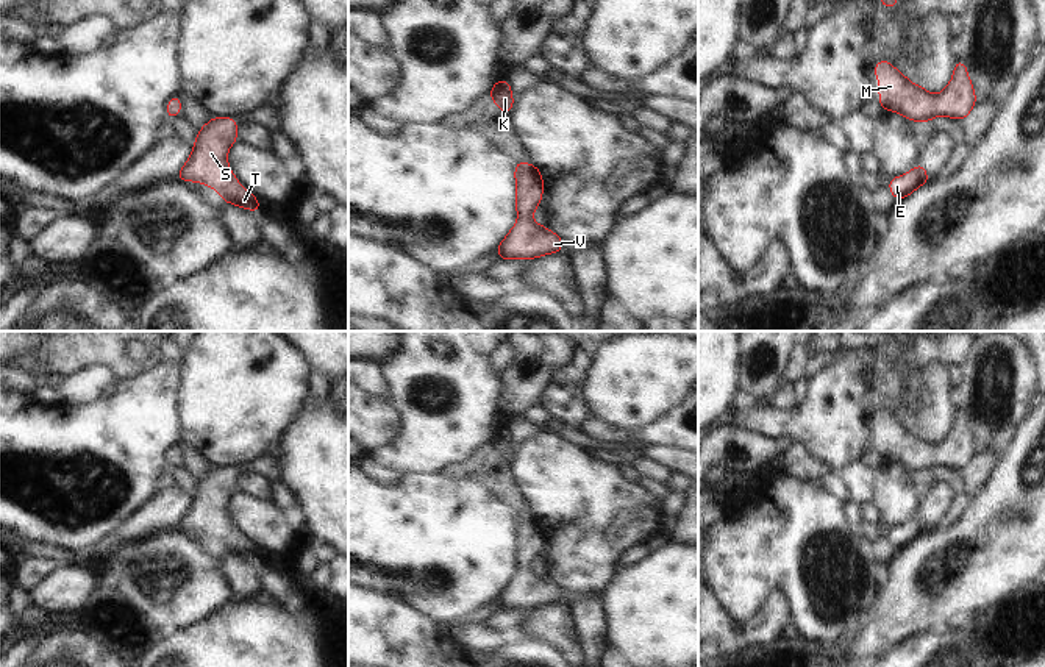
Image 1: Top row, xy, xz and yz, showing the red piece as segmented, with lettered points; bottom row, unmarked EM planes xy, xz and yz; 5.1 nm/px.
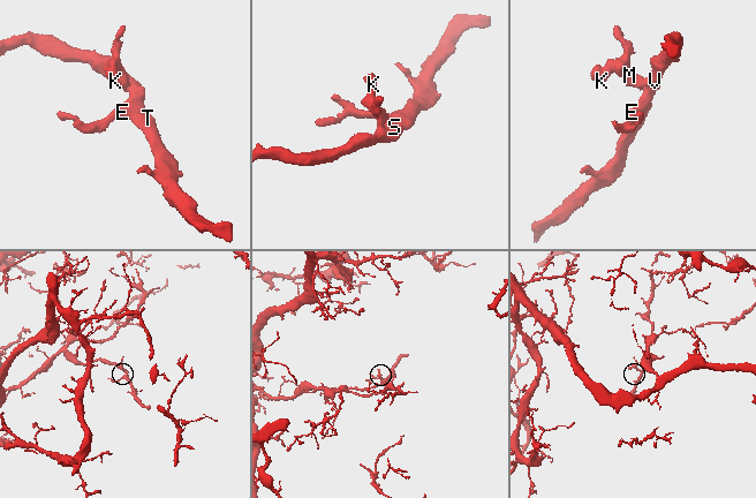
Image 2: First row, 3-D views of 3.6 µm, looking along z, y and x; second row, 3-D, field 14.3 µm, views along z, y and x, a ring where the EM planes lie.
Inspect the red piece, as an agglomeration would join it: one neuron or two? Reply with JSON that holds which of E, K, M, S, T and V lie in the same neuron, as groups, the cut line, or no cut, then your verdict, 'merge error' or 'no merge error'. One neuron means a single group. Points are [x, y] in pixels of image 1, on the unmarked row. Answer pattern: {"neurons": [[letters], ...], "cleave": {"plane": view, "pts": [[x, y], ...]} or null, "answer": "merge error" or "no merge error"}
{"neurons": [["E", "K", "M", "S", "T", "V"]], "cleave": null, "answer": "no merge error"}

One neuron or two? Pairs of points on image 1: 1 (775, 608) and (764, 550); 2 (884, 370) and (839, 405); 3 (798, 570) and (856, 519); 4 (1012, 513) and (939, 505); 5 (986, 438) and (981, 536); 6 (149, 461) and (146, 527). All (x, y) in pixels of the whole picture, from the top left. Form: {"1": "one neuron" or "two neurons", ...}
{"1": "two neurons", "2": "one neuron", "3": "two neurons", "4": "two neurons", "5": "two neurons", "6": "two neurons"}

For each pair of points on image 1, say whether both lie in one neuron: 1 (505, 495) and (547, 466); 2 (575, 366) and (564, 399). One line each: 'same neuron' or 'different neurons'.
1: different neurons
2: same neuron

